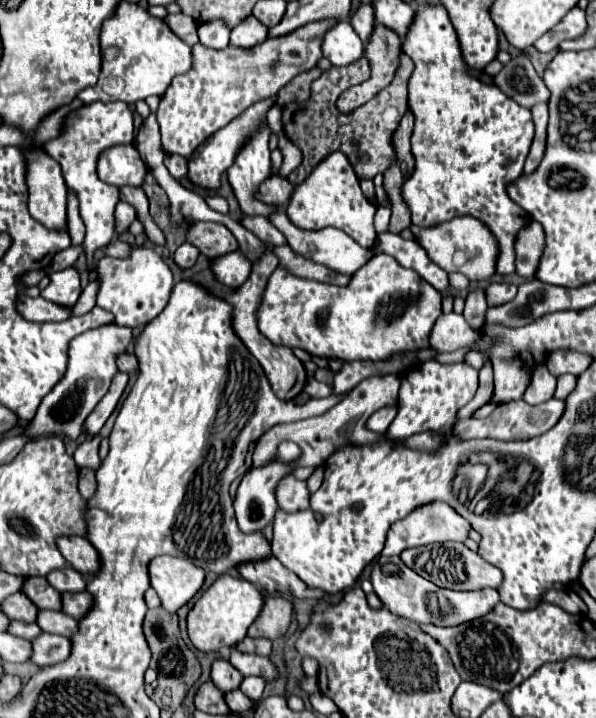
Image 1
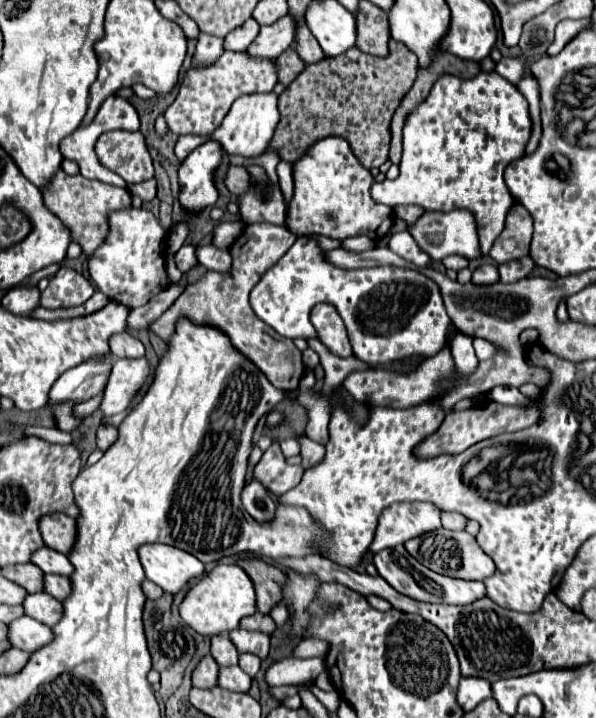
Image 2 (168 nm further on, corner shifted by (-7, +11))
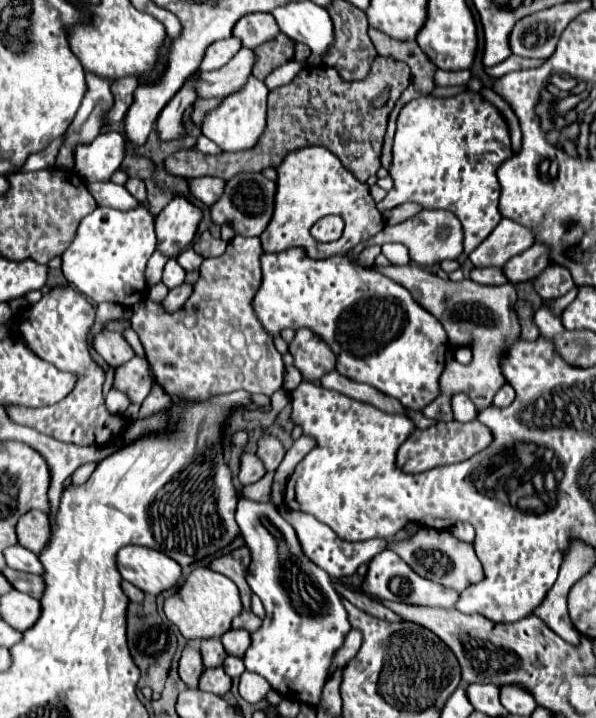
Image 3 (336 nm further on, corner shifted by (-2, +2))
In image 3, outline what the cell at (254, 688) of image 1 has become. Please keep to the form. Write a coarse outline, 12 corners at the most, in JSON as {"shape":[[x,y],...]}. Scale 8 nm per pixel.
{"shape":[[228,657],[224,671],[240,677],[246,669],[240,657]]}

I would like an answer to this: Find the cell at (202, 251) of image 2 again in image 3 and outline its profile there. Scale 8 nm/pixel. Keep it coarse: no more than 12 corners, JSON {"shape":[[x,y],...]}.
{"shape":[[192,247],[184,249],[178,263],[186,271],[200,269],[204,257]]}

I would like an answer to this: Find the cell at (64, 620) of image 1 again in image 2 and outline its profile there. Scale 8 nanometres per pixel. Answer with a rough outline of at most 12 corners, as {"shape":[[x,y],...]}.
{"shape":[[45,592],[27,594],[23,610],[47,626],[61,618],[61,602]]}

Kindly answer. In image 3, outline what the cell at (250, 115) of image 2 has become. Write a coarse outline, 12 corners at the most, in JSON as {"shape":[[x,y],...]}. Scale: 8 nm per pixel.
{"shape":[[250,77],[206,115],[202,133],[226,153],[266,129],[266,85]]}

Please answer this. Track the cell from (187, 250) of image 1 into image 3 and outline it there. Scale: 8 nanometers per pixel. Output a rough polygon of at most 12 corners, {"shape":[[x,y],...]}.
{"shape":[[172,257],[162,275],[162,283],[174,289],[184,283],[186,271]]}

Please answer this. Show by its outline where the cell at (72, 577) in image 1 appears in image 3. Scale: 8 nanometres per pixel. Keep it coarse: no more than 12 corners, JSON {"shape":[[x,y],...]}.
{"shape":[[22,545],[4,551],[8,567],[40,575],[40,559]]}

